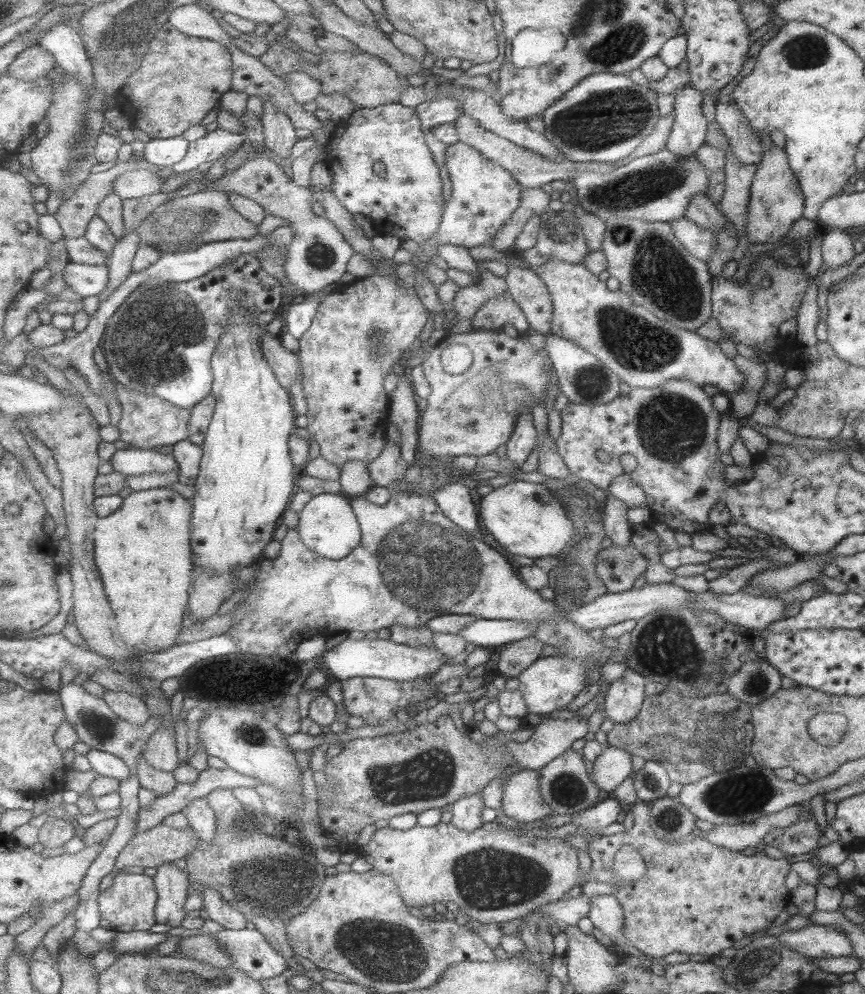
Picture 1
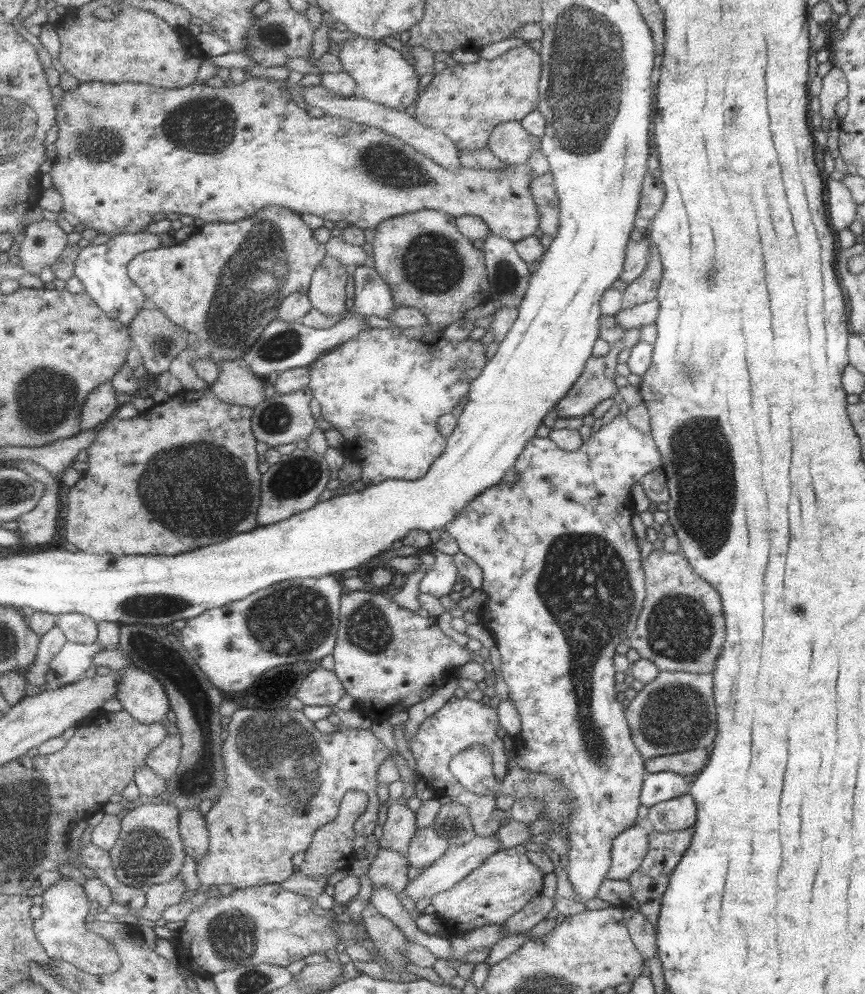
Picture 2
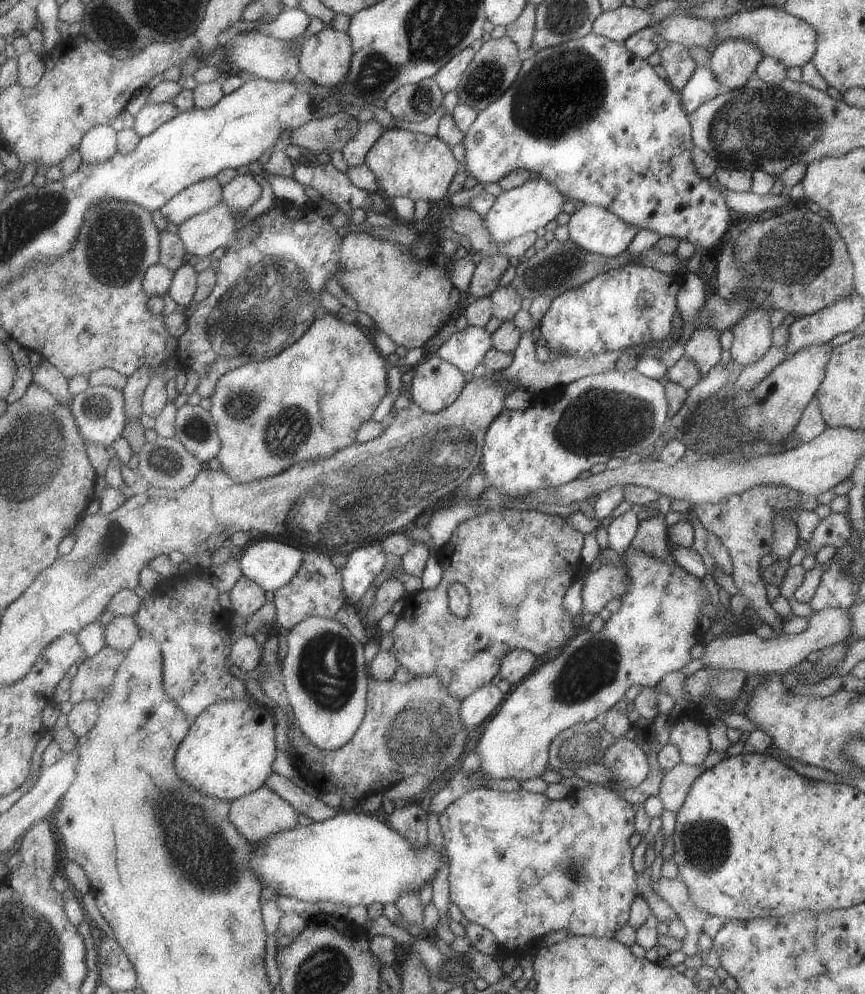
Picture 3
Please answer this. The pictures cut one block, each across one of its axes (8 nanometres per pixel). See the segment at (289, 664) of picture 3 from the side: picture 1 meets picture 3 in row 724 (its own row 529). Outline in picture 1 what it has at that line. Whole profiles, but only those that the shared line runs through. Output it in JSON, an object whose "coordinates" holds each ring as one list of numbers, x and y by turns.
{"coordinates":[[343,492,338,494,320,494,308,504,301,513,301,525,304,542,313,551,331,559,342,560,350,556,356,548,362,546,363,530,360,519,356,515,356,506,353,498,347,498]]}

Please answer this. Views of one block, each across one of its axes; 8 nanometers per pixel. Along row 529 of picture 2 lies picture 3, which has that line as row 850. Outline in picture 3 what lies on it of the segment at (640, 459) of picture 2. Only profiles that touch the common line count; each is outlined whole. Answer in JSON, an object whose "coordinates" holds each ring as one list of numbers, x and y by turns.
{"coordinates":[[618,710,606,711,606,730,614,735,614,744,610,744,601,765,608,768,608,772,612,772,612,786,600,786,600,784,588,784,588,786,580,791,574,792,570,798,566,800,552,800,546,793,534,793,525,789,516,791,498,791,487,787,479,788,466,796,462,796,456,804,453,804,446,810,446,814,440,819,441,826,445,835,444,849,452,858,452,896,453,902,459,906,468,921,488,927,498,940,512,951,532,956,532,950,536,946,543,945,543,940,548,934,558,932,558,930,572,930,570,935,589,936,594,938,612,938,620,928,624,928,624,924,628,922,628,912,630,912,632,903,636,900,636,872,632,868,632,848,628,844,630,836,634,834,634,804,630,804,622,790,626,788,635,788,641,784,649,773,649,764,646,754,643,753,642,747,637,742,626,737,632,723,629,719,627,711,618,712]]}

